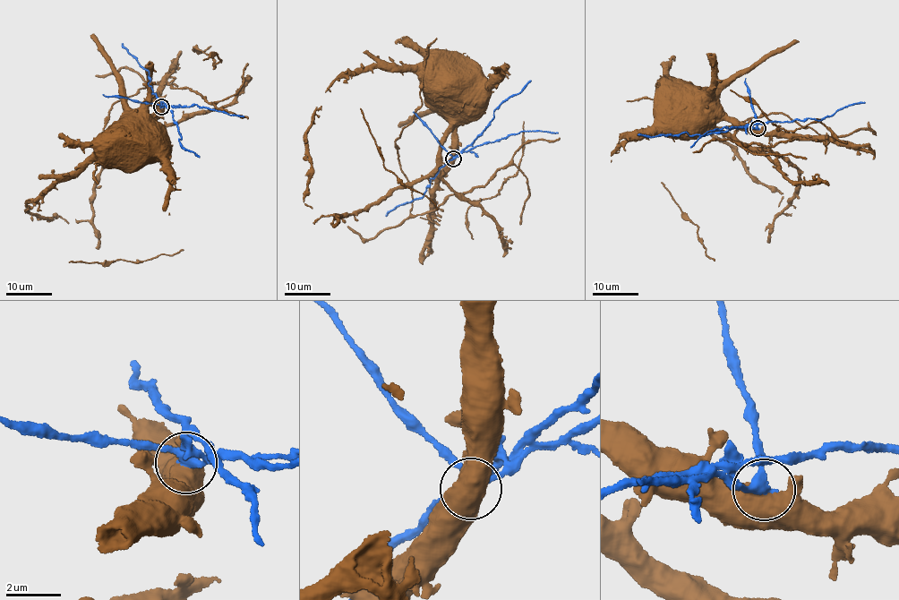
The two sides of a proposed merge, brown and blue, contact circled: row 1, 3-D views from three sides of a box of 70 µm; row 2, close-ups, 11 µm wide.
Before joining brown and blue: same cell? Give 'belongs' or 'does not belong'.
does not belong

